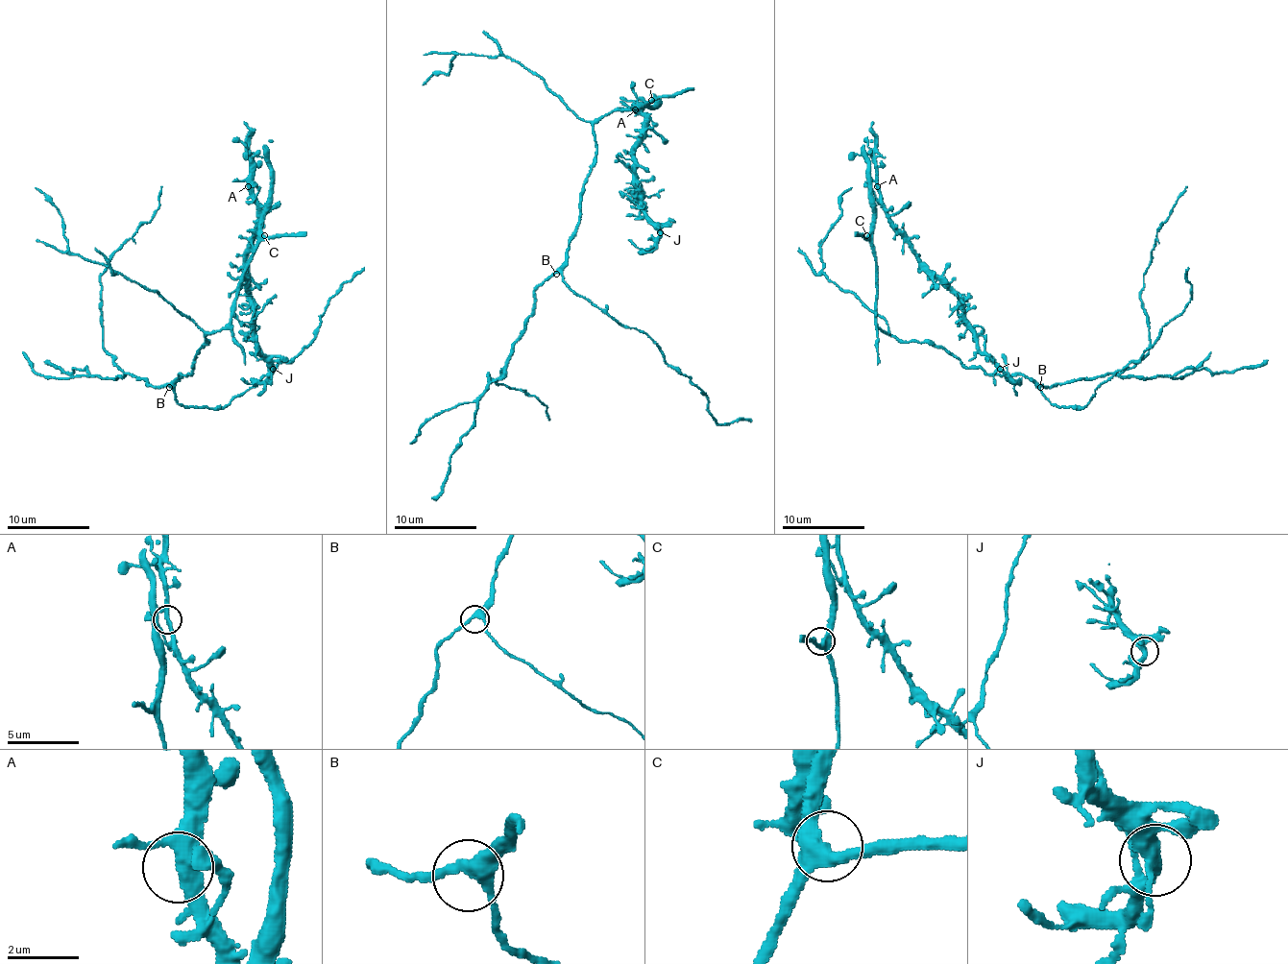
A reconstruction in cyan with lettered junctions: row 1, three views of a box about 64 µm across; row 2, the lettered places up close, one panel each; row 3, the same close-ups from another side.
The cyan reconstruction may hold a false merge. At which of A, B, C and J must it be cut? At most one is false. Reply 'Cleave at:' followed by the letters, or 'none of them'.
Cleave at: none of them

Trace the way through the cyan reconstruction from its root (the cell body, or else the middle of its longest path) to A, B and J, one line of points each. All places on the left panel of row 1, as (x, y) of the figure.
A: (204, 345), (206, 337), (223, 328), (232, 316), (237, 283), (257, 240), (257, 223), (266, 204), (248, 186)
B: (204, 345), (196, 353), (194, 370), (189, 374), (179, 374), (169, 387)
J: (204, 345), (206, 337), (232, 316), (237, 283), (257, 240), (266, 204), (245, 269), (255, 349), (272, 368)

